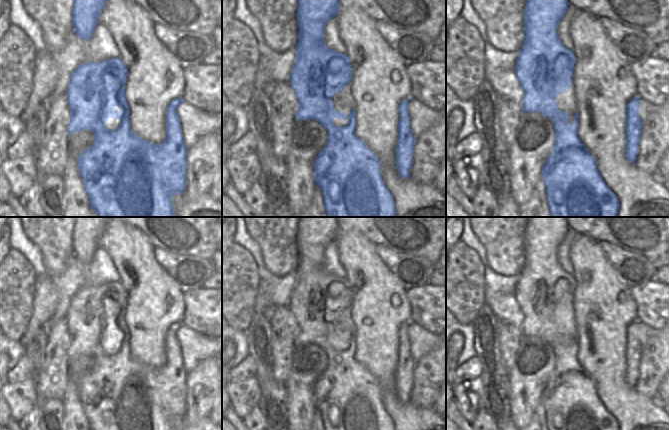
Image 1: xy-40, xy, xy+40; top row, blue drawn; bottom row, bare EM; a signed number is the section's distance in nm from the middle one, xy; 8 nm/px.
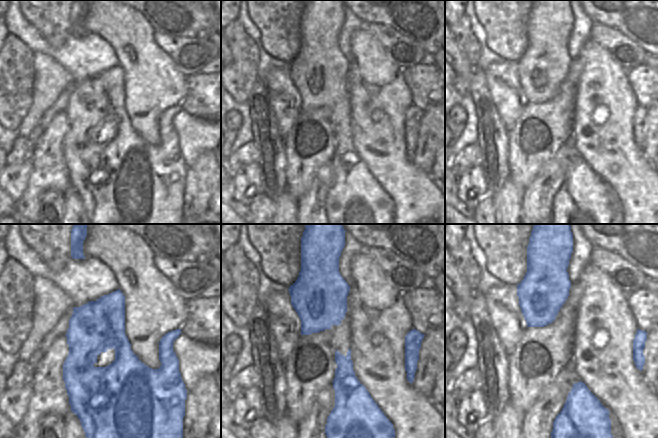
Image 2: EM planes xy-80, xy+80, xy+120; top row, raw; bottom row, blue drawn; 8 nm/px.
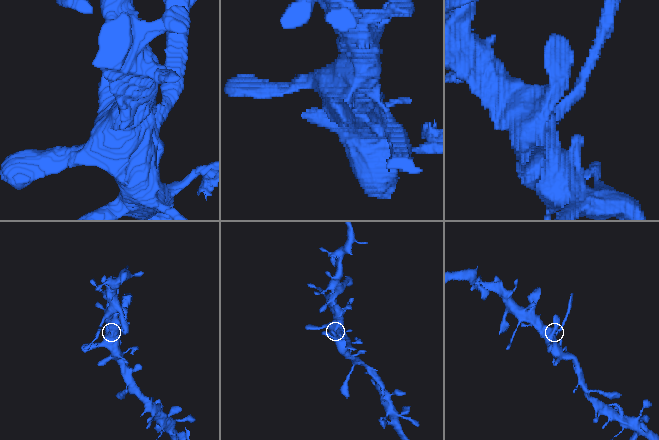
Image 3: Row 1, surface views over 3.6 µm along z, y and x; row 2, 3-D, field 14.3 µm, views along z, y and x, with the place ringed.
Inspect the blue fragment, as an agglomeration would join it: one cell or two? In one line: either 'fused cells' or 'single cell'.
single cell

